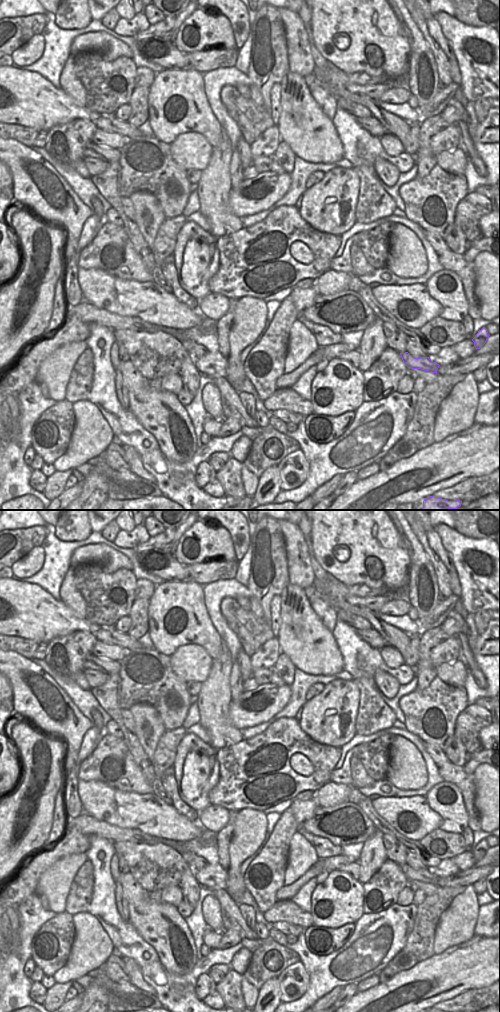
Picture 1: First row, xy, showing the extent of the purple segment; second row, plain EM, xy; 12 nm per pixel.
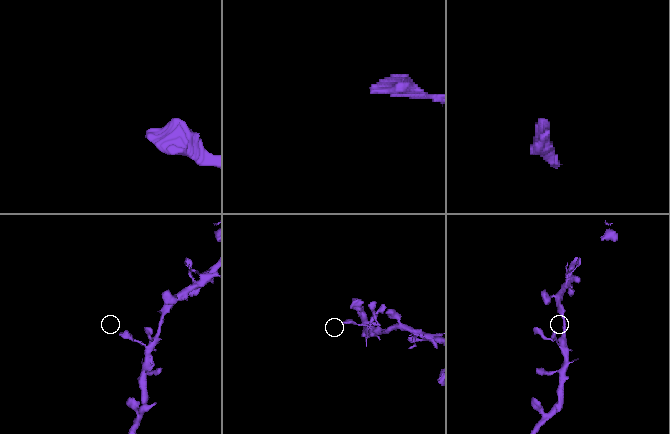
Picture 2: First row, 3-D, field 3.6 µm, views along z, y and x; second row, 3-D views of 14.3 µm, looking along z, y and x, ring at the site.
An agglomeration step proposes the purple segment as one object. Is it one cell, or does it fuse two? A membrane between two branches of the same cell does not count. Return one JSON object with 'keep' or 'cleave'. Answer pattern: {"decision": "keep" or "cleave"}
{"decision": "keep"}

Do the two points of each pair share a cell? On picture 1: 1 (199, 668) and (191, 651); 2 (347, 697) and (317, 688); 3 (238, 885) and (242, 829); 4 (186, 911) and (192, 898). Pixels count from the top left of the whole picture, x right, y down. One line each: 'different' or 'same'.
1: same
2: different
3: same
4: different

